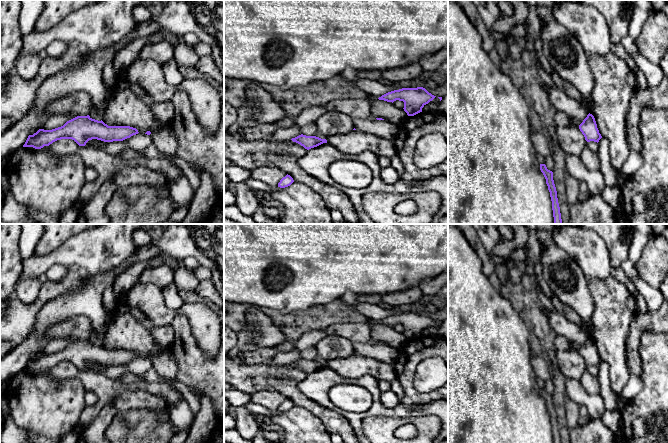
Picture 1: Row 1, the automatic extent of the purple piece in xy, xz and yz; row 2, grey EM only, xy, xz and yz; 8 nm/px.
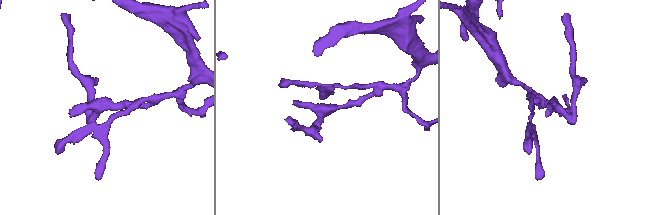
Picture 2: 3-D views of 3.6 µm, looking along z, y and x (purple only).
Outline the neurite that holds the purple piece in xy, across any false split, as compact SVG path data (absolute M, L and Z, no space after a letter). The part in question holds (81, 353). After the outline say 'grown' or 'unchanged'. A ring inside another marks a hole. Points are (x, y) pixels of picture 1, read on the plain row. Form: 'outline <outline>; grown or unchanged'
outline M89 339L77 340L61 351L52 354L39 353L28 360L23 371L41 373L61 363L72 363L79 370L85 370L92 363L104 366L123 365L138 357L136 352L130 350L108 350L102 344L92 343Z; unchanged

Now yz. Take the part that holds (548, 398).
outline M540 388L540 394L543 397L548 414L550 416L550 421L552 425L552 434L554 443L561 443L560 431L557 422L557 415L553 404L553 396L548 394L545 388Z; unchanged

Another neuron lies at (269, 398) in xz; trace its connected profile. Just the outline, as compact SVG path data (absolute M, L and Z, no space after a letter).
M265 388L251 395L251 401L270 410L278 411L280 404L287 398L279 391Z

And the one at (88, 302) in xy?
M113 274L89 276L80 292L60 296L46 303L37 316L34 331L0 358L0 383L23 371L29 358L49 340L47 332L56 324L74 316L90 319L93 330L105 334L109 318L103 307L103 291L113 281Z

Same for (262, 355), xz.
M259 348L251 352L243 352L242 358L246 365L267 364L278 353L277 348Z

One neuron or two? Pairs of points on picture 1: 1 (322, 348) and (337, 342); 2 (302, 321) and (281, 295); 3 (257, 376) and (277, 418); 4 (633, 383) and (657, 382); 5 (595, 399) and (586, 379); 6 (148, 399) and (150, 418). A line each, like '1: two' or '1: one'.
1: one
2: two
3: two
4: two
5: two
6: two

